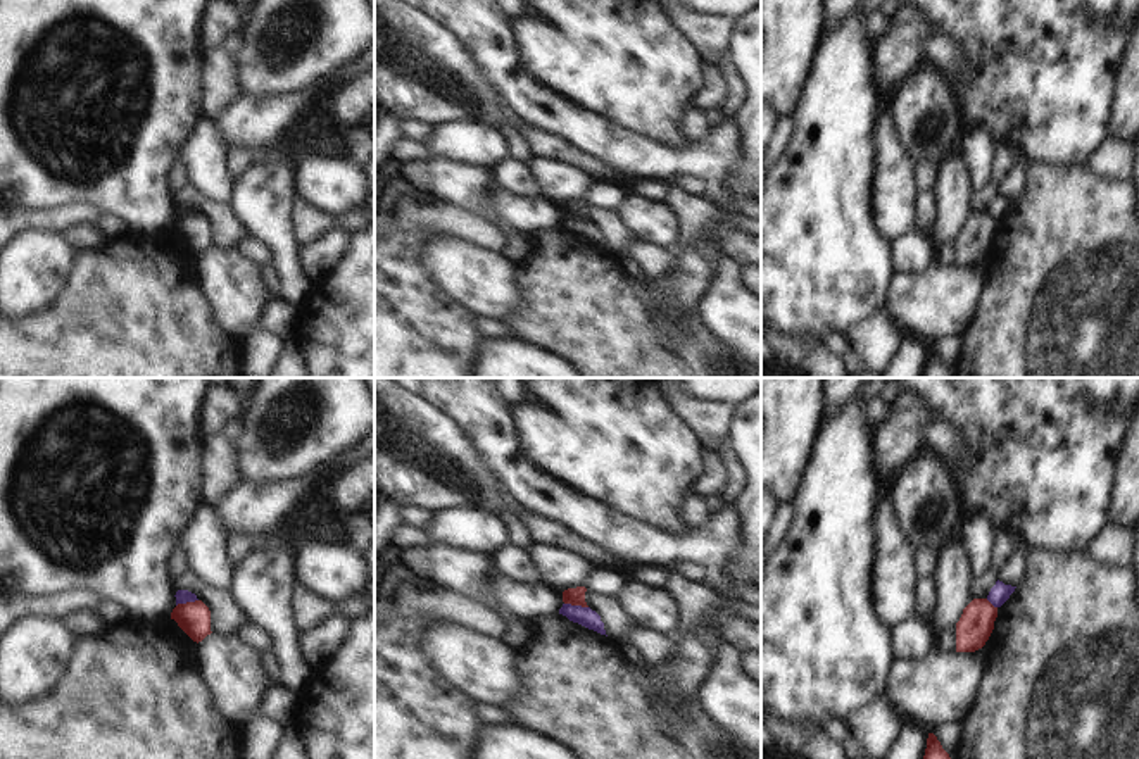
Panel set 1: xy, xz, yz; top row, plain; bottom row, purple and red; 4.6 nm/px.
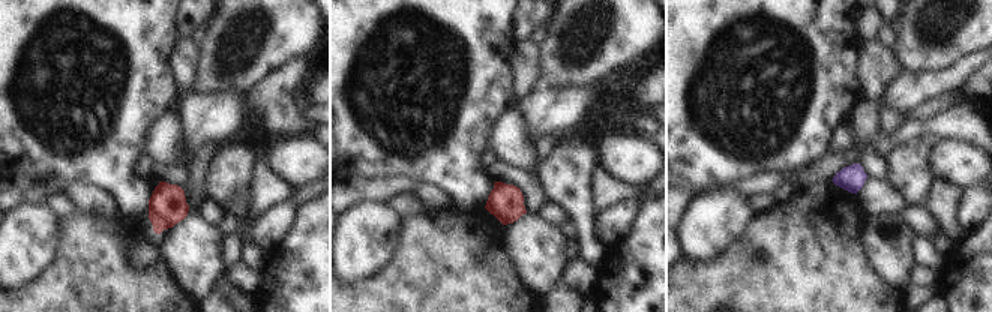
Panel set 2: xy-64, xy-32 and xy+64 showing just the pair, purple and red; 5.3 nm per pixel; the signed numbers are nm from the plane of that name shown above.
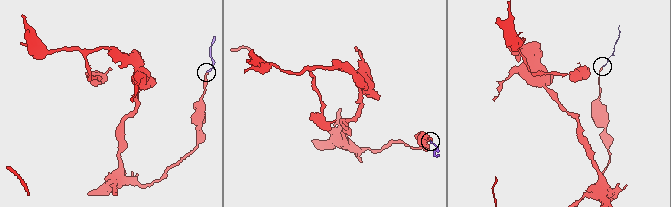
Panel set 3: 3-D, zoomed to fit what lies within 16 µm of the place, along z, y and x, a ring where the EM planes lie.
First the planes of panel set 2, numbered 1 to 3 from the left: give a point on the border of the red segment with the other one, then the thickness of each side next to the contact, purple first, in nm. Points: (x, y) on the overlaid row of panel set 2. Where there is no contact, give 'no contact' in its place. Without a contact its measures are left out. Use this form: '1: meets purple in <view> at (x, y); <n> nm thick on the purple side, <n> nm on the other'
1: no contact
2: no contact
3: no contact

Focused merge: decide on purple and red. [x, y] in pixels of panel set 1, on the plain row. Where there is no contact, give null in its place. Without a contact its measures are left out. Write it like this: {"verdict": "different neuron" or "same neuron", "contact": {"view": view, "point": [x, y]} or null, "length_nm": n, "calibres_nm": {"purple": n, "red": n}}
{"verdict": "different neuron", "contact": {"view": "xz", "point": [577, 219]}, "length_nm": 110, "calibres_nm": {"purple": 90, "red": 80}}

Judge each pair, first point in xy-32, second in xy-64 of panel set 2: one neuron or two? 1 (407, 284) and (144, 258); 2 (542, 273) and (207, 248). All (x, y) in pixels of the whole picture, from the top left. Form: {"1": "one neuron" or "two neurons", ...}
{"1": "two neurons", "2": "one neuron"}

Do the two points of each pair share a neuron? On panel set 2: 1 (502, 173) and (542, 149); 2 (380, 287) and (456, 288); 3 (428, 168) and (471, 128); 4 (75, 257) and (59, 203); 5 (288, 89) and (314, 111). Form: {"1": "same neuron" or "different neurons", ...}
{"1": "different neurons", "2": "same neuron", "3": "same neuron", "4": "different neurons", "5": "different neurons"}

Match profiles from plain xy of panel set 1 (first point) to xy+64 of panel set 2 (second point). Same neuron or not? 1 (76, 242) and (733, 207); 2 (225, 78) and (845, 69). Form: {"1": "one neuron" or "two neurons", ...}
{"1": "two neurons", "2": "two neurons"}

